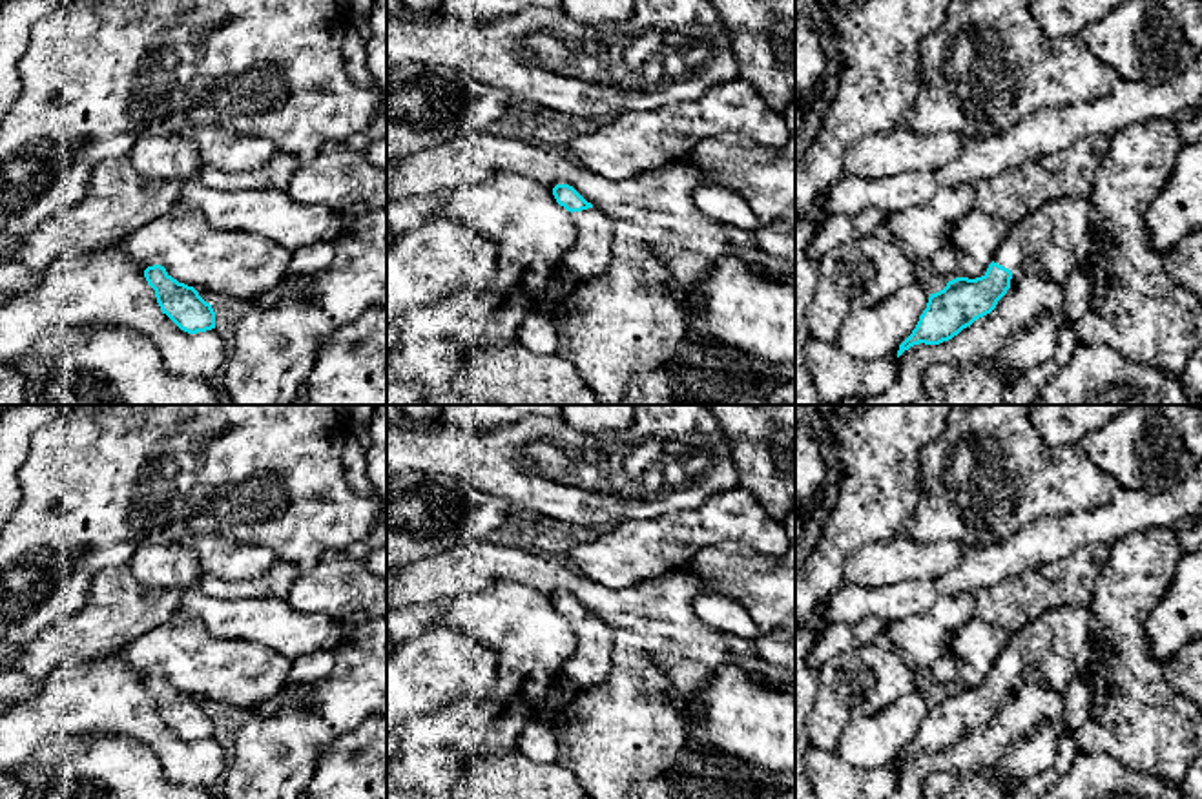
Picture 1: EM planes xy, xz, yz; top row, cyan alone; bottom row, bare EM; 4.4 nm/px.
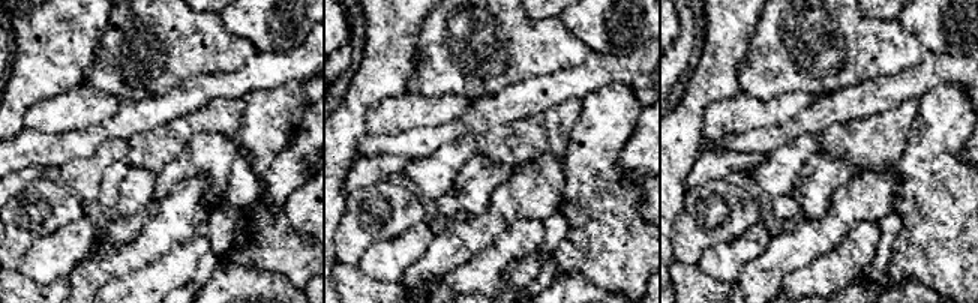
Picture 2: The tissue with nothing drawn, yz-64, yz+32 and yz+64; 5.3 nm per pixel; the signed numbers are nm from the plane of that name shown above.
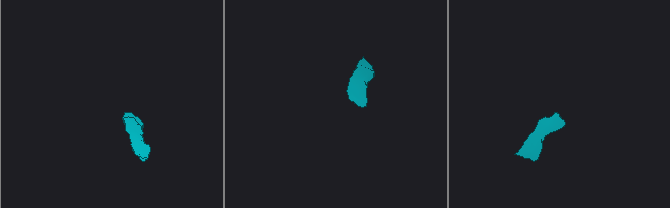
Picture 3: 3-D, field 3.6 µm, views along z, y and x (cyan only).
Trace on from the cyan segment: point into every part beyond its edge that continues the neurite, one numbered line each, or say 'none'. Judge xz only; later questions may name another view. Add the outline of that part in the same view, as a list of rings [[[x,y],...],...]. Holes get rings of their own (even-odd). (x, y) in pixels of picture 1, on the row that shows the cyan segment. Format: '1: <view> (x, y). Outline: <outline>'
1: xz (590, 256). Outline: [[[596,208],[573,212],[571,215],[578,237],[558,266],[582,281],[598,277],[611,263],[611,233],[615,223]]]

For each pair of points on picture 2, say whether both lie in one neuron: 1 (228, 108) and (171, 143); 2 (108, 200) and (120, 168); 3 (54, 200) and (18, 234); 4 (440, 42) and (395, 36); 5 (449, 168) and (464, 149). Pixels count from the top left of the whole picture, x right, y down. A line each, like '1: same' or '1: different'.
1: same
2: same
3: same
4: different
5: same

